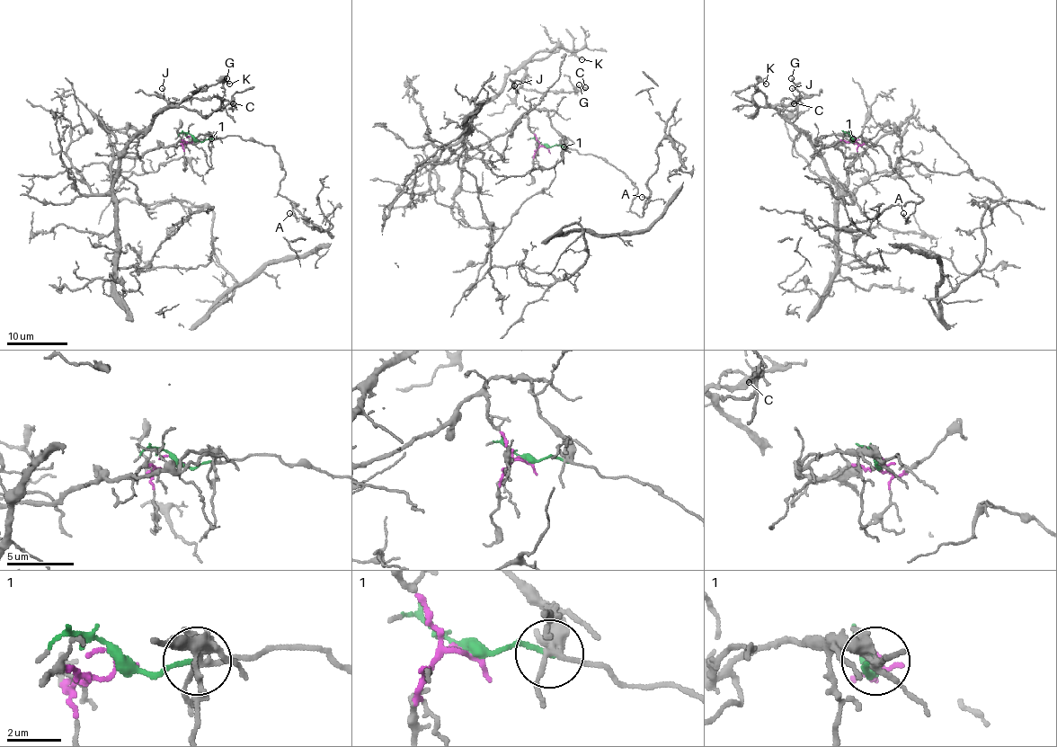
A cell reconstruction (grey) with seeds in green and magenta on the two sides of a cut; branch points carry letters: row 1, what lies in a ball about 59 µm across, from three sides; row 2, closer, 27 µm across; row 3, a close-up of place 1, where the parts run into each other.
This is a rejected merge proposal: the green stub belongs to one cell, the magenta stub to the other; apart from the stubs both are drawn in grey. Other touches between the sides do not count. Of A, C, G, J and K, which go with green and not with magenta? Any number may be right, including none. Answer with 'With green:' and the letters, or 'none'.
With green: A

